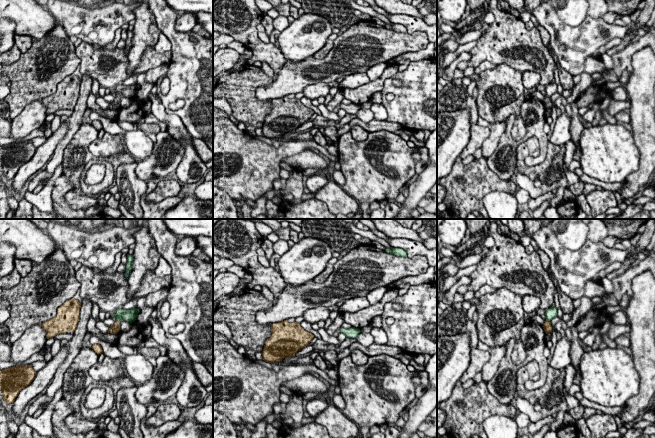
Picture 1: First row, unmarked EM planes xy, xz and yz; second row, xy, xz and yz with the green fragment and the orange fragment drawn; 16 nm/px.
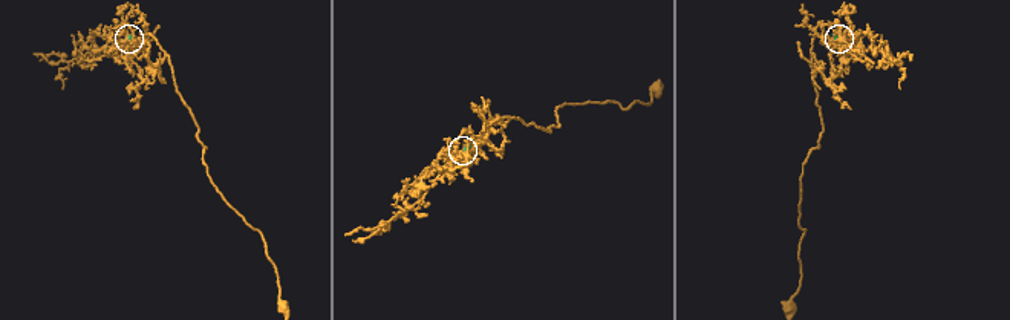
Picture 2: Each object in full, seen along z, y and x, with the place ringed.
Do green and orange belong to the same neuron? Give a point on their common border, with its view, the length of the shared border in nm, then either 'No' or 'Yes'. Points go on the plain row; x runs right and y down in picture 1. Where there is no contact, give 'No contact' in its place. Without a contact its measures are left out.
Touches green at xy (118, 96). Shared border 80 nm. Yes

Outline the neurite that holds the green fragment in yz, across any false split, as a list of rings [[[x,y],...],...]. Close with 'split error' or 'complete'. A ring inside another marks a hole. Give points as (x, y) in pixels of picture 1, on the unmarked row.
[[[555,81],[547,85],[545,87],[545,91],[546,91],[546,97],[542,103],[546,110],[552,109],[552,102],[550,97],[557,92],[557,84],[555,83]]] | split error

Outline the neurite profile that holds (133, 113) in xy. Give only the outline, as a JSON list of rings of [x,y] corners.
[[[137,96],[130,100],[130,106],[120,106],[117,116],[118,122],[137,123],[142,117],[144,117],[144,102],[141,101]]]

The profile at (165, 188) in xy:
[[[173,179],[161,180],[156,188],[147,195],[147,201],[160,202],[168,197],[178,196],[180,193],[182,184]]]

